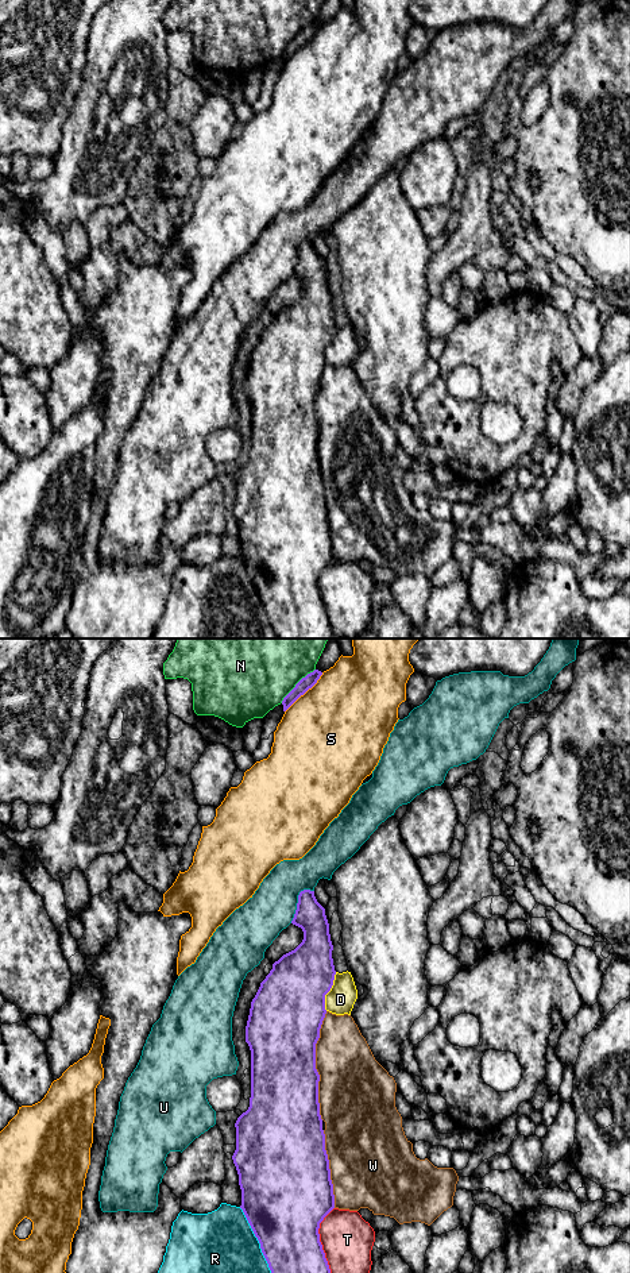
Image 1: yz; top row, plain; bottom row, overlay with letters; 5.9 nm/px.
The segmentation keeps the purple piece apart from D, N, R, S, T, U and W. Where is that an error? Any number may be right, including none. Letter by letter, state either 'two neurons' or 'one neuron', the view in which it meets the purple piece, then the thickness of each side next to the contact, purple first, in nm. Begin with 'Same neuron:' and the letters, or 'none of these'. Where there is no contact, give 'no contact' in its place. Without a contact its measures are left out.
Same neuron: none of these
D: two neurons; contact in yz; calibres 420 and 170 nm
N: two neurons; contact in yz; calibres 80 and 400 nm
R: two neurons; contact in yz; calibres 440 and 500 nm
S: two neurons; contact in yz; calibres 80 and 500 nm
T: two neurons; contact in yz; calibres 380 and 320 nm
U: two neurons; contact in yz; calibres 180 and 280 nm
W: two neurons; contact in yz; calibres 400 and 400 nm

